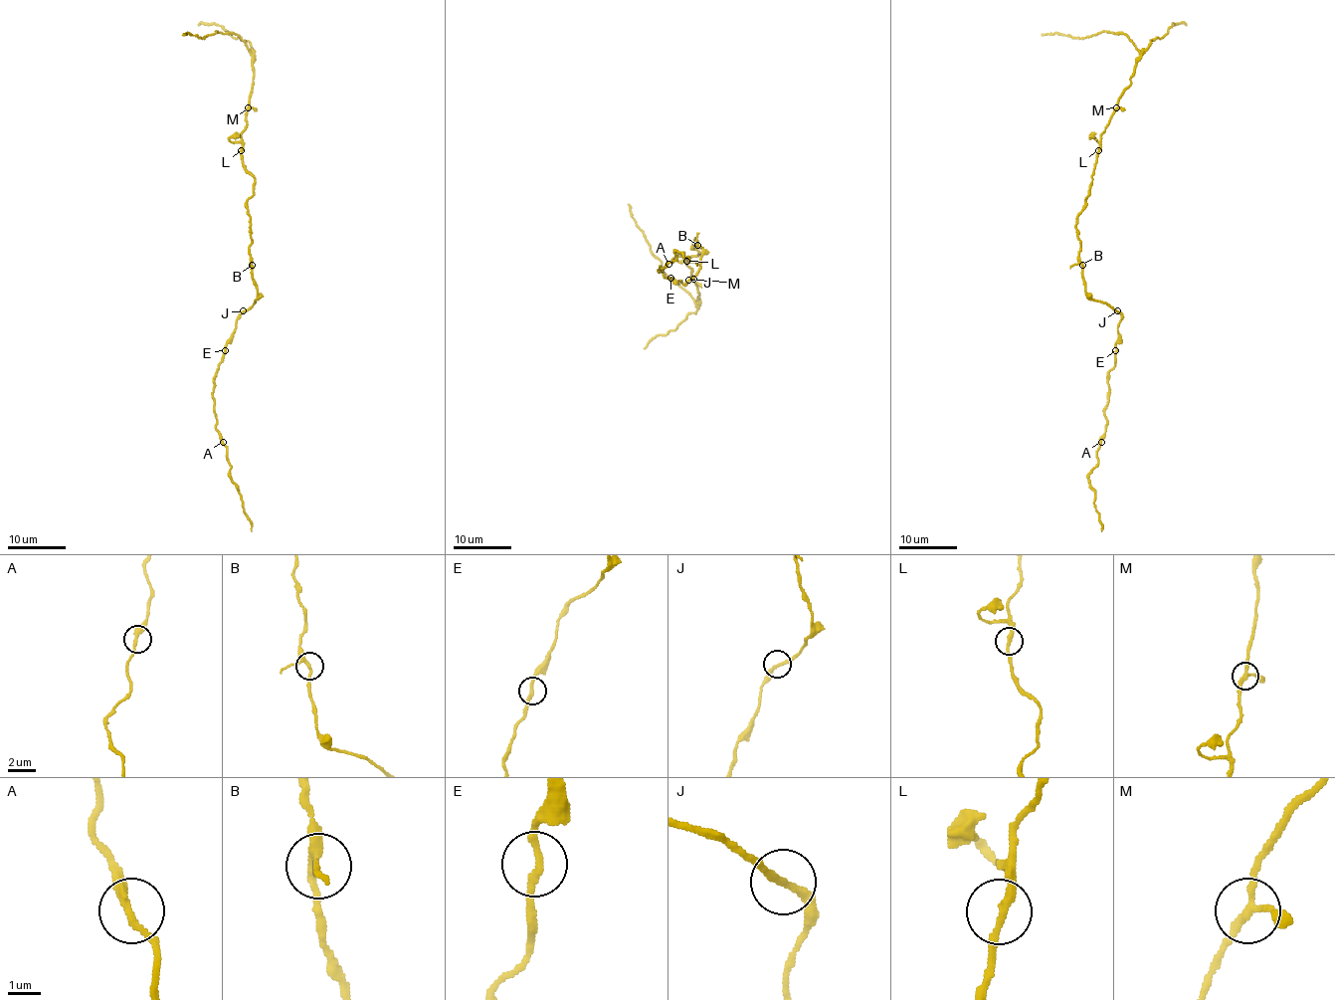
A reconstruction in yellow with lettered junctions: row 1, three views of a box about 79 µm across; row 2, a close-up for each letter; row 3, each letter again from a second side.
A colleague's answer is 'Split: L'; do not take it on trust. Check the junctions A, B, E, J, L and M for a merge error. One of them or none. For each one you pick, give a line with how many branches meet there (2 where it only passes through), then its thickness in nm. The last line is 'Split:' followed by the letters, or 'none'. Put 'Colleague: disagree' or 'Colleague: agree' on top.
Colleague: disagree
Split: none

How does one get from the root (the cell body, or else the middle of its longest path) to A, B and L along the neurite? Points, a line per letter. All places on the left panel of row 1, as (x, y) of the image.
A: (250, 244), (252, 279), (257, 290), (257, 298), (237, 319), (214, 380), (215, 430), (223, 442)
B: (250, 244), (252, 265)
L: (250, 244), (247, 199), (253, 193), (255, 177), (243, 163), (241, 150)

